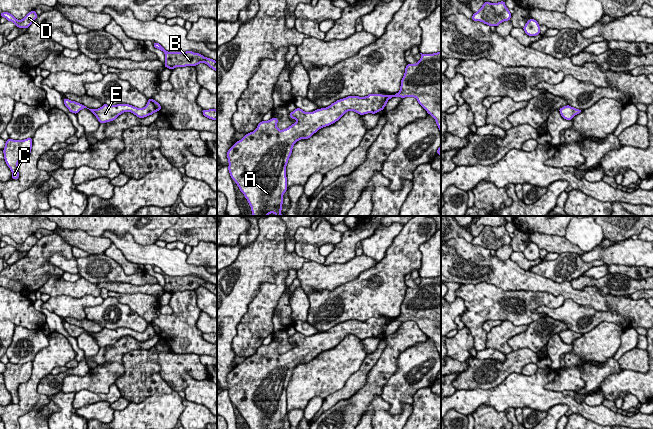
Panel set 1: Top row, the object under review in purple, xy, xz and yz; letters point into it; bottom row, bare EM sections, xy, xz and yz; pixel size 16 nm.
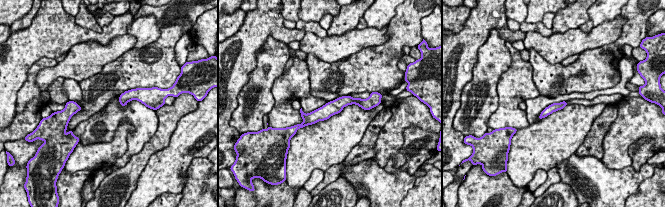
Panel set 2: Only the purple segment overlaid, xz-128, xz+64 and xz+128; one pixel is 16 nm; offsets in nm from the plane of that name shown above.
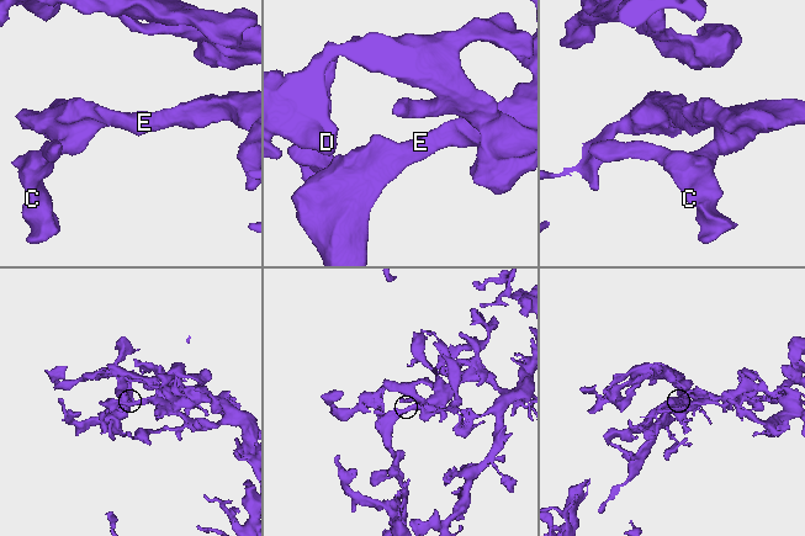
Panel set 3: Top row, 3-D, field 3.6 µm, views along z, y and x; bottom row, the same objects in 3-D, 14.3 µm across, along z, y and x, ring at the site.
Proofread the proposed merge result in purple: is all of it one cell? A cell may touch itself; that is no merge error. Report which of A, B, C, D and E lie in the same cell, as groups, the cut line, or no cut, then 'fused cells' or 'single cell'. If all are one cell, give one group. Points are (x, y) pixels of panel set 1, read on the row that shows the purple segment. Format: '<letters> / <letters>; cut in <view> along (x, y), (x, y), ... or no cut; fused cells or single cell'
A B C D E; no cut; single cell

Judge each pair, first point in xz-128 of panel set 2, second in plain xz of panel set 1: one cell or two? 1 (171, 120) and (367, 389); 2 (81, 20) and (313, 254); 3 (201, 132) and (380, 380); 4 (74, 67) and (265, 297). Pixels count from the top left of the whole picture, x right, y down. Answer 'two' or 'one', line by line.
1: one
2: one
3: two
4: two

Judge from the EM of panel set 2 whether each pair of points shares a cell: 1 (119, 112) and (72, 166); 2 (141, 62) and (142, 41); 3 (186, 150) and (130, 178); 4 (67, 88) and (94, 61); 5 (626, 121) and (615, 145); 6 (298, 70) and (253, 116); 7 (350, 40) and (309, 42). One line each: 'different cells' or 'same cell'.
1: different cells
2: different cells
3: different cells
4: different cells
5: same cell
6: different cells
7: same cell

